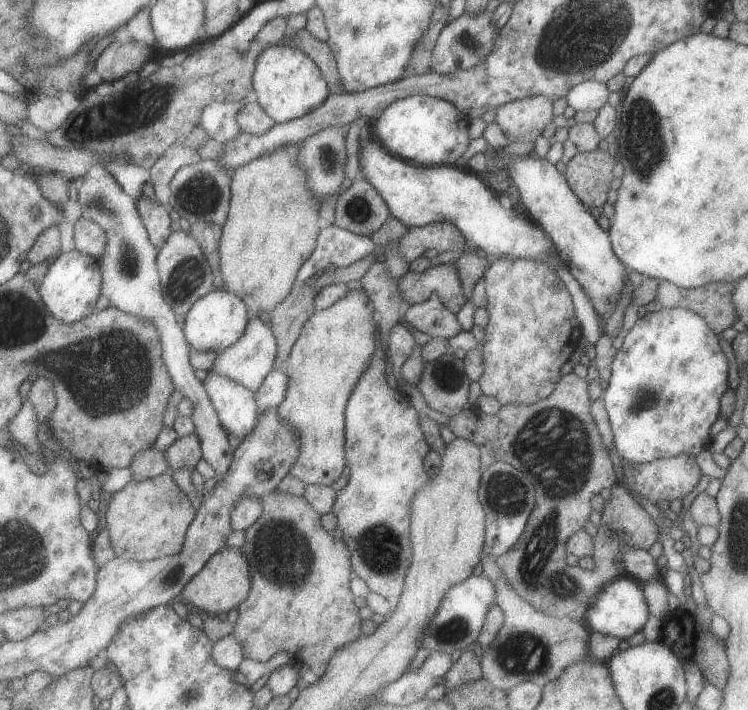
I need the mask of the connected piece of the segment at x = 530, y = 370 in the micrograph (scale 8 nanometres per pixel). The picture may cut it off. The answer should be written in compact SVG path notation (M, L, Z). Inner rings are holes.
M500 258L489 261L483 275L486 282L488 324L486 337L481 342L484 372L480 376L480 387L486 400L496 400L501 406L520 404L530 406L544 400L556 389L562 374L561 368L570 360L582 342L572 296L564 282L549 263L522 258Z

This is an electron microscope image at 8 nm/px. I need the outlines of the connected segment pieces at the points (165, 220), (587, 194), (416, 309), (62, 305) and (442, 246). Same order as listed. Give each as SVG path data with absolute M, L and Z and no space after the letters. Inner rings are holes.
M145 197L139 201L139 210L150 232L150 240L161 251L168 244L170 236L173 236L171 206L164 206L161 202Z
M600 149L577 153L567 162L566 181L576 197L589 210L606 203L610 185L615 179L612 173L617 165L617 154Z
M437 295L426 302L405 306L402 321L414 334L423 333L431 338L454 338L462 332L456 314L447 310Z
M75 249L71 252L63 252L59 256L52 264L48 276L42 280L39 289L50 312L58 320L72 324L94 315L94 308L98 306L98 300L103 295L104 284L101 260Z
M438 222L424 227L411 227L398 243L398 254L408 262L415 261L427 250L458 253L470 247L454 224Z

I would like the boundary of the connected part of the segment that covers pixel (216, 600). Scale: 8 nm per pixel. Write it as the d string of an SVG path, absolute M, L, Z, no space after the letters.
M226 548L218 552L217 556L206 564L206 568L201 574L198 574L189 587L183 593L183 599L189 606L196 606L208 614L216 615L227 614L232 610L238 609L246 600L250 599L253 592L253 569L250 566L250 560L244 550L238 548Z

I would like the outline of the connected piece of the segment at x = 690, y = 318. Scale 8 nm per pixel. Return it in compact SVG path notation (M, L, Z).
M657 307L654 312L648 312L645 316L638 319L636 324L634 324L634 328L626 334L622 348L617 350L610 372L608 388L605 390L602 400L613 431L614 446L622 461L630 462L630 464L650 463L654 460L677 455L699 456L700 453L708 449L711 443L710 428L721 416L720 399L729 390L729 372L728 358L726 358L726 354L722 352L720 340L718 336L712 332L712 328L702 320L702 316L698 316L696 312L680 307Z

